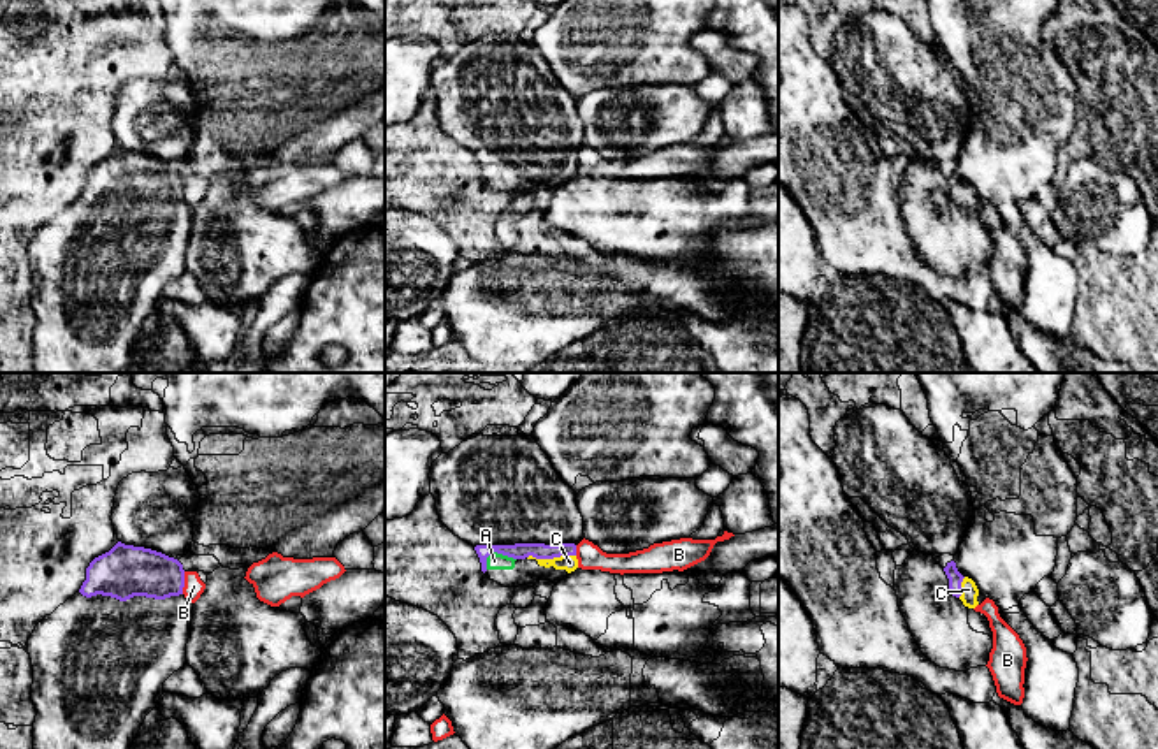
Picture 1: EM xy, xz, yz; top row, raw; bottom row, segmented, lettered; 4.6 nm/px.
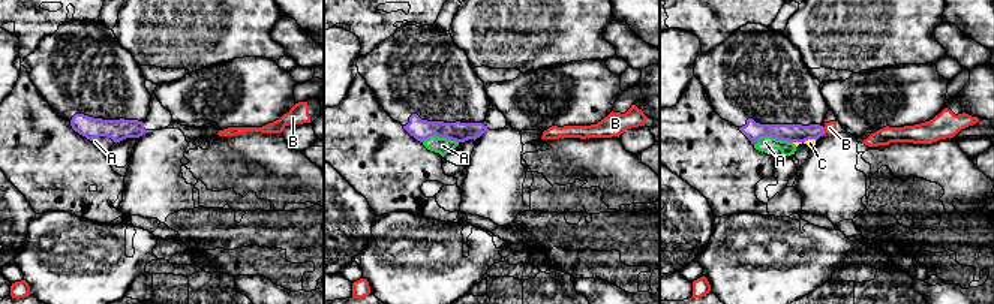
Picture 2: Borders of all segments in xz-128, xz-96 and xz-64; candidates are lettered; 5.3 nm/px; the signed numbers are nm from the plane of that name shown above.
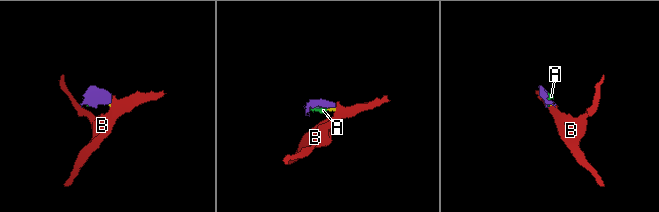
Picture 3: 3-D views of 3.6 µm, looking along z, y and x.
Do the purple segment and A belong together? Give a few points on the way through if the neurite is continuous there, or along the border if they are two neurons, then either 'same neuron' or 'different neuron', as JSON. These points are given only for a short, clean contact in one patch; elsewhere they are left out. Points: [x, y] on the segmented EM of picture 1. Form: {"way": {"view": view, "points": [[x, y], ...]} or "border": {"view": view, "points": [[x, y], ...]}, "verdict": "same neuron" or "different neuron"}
{"verdict": "same neuron"}

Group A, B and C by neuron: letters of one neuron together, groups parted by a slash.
A C / B

